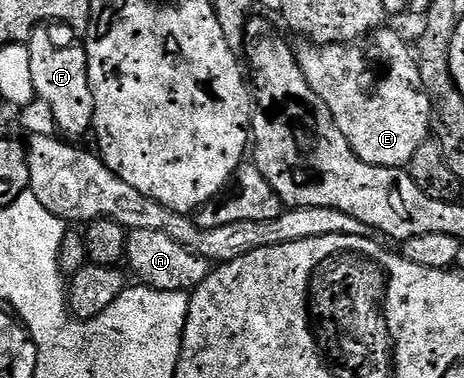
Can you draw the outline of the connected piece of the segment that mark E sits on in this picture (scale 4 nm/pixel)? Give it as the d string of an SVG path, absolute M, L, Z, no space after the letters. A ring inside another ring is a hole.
M381 29L375 32L376 59L380 64L375 67L368 60L363 46L347 43L313 43L301 42L301 47L295 48L296 60L306 77L310 81L310 89L326 101L326 109L334 117L338 129L342 129L342 137L350 141L350 149L362 161L375 167L407 168L409 161L418 153L422 145L433 134L434 116L432 114L432 96L424 86L424 78L420 76L420 65L417 56L408 48L408 43L396 31Z

